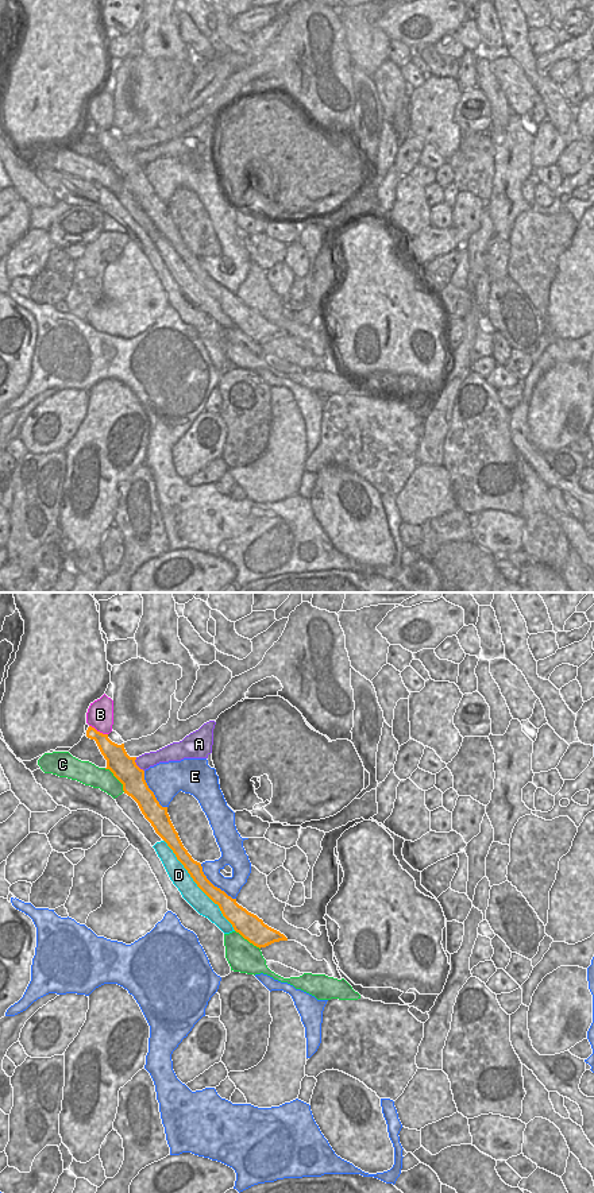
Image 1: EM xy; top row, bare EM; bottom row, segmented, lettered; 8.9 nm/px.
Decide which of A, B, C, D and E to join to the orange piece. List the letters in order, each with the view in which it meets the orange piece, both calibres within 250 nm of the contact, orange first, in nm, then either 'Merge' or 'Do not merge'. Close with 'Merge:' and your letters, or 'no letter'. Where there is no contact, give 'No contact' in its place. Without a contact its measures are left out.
A: Touches orange in xy. Thickness 220 nm (orange) against 140 nm. Do not merge
B: Touches orange in xy. Thickness 190 nm (orange) against 240 nm. Do not merge
C: Touches orange in xy. Thickness 220 nm (orange) against 190 nm. Do not merge
D: Touches orange in xy. Thickness 140 nm (orange) against 170 nm. Do not merge
E: Touches orange in xy. Thickness 170 nm (orange) against 170 nm. Do not merge
Merge: no letter.

